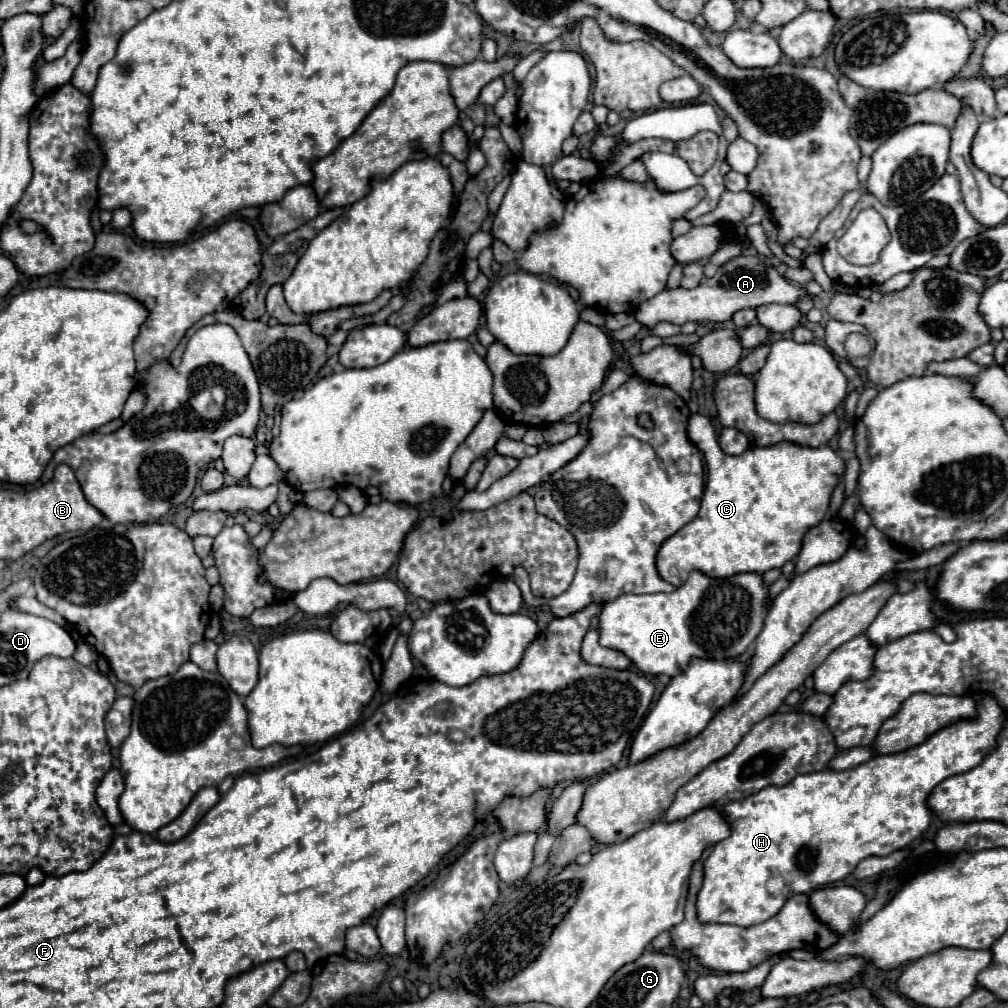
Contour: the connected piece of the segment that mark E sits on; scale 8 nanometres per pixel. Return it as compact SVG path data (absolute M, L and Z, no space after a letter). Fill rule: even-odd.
M691 571L689 579L671 593L621 595L603 605L599 615L599 643L621 651L645 675L677 675L691 657L725 659L743 655L763 629L767 585L757 573L711 579Z

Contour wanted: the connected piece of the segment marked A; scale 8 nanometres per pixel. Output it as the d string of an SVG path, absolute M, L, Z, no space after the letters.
M747 255L747 257L735 257L723 267L717 269L713 279L701 281L693 289L683 289L675 287L669 289L665 287L661 293L657 293L653 299L647 299L639 305L635 319L643 327L655 327L659 321L671 321L677 325L683 325L687 321L713 321L713 323L723 323L733 317L735 311L747 309L747 307L761 307L767 303L779 303L779 305L795 305L803 299L807 299L809 293L805 287L789 283L783 275L779 275L773 267L763 263L759 257Z

